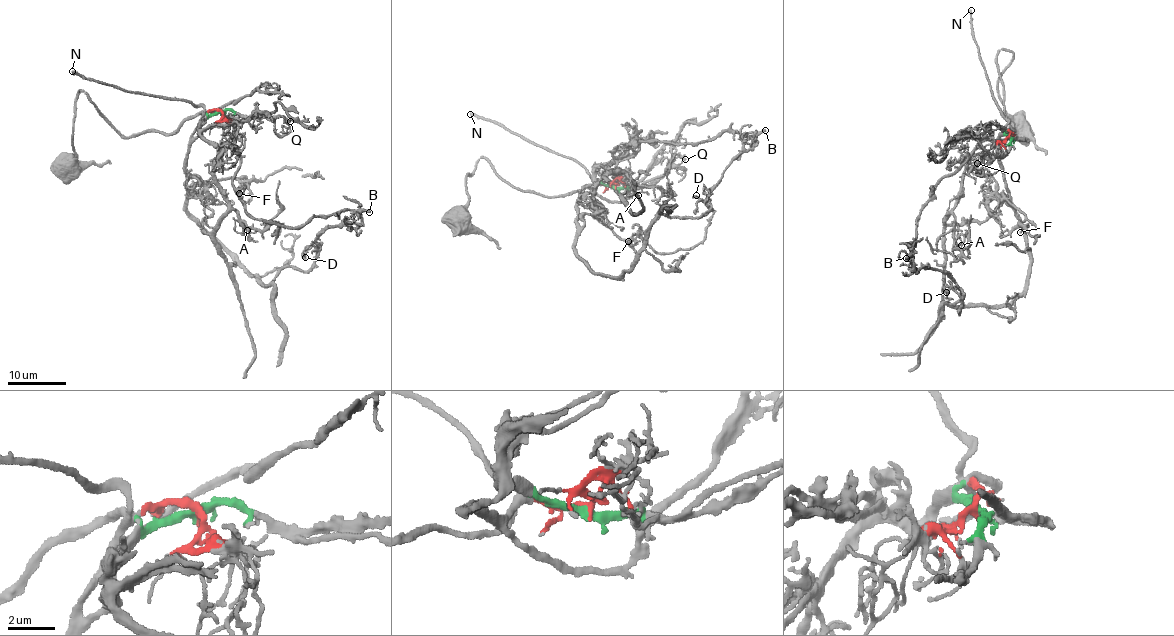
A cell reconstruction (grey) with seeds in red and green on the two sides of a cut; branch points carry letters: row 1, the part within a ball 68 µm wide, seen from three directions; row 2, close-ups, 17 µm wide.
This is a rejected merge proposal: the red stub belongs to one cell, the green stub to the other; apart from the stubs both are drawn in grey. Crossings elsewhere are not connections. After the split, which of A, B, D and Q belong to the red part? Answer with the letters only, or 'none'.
D

